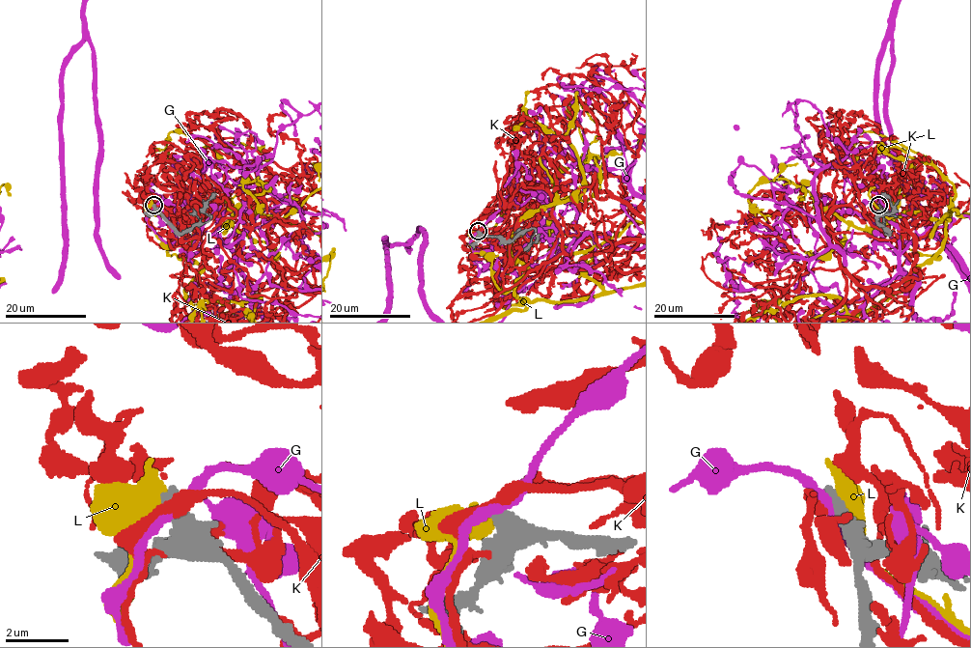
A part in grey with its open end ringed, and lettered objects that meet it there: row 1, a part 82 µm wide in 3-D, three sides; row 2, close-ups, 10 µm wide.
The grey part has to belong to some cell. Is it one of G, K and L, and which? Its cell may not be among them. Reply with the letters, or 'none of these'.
none of these

